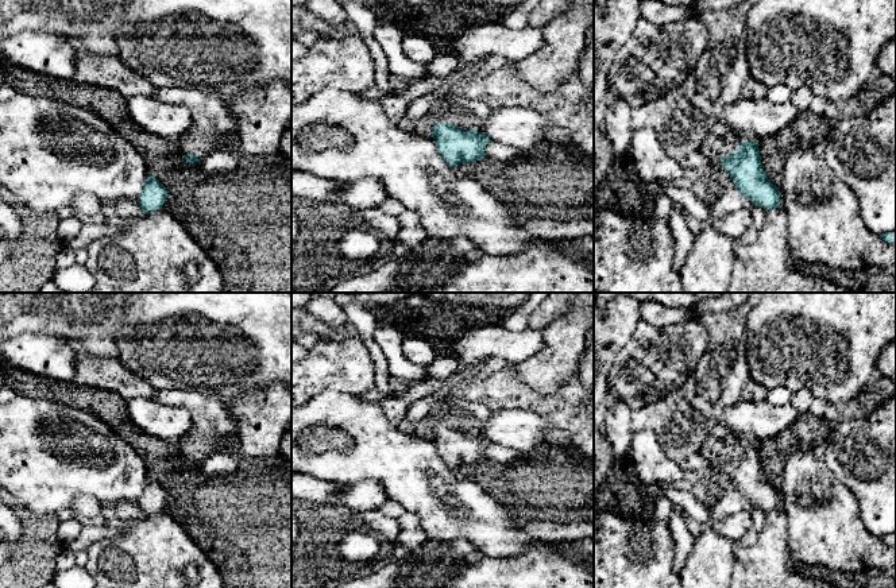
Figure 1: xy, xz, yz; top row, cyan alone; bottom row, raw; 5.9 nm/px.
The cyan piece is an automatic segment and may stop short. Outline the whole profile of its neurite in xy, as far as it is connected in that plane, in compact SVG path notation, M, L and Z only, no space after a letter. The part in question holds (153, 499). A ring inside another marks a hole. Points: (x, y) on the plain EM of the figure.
M150 476L150 479L146 481L143 487L142 496L138 500L143 517L162 511L166 499L167 499L166 490Z

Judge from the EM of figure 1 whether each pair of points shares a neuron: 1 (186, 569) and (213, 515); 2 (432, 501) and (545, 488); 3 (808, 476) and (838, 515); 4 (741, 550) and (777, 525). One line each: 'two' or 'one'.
1: two
2: two
3: one
4: one

